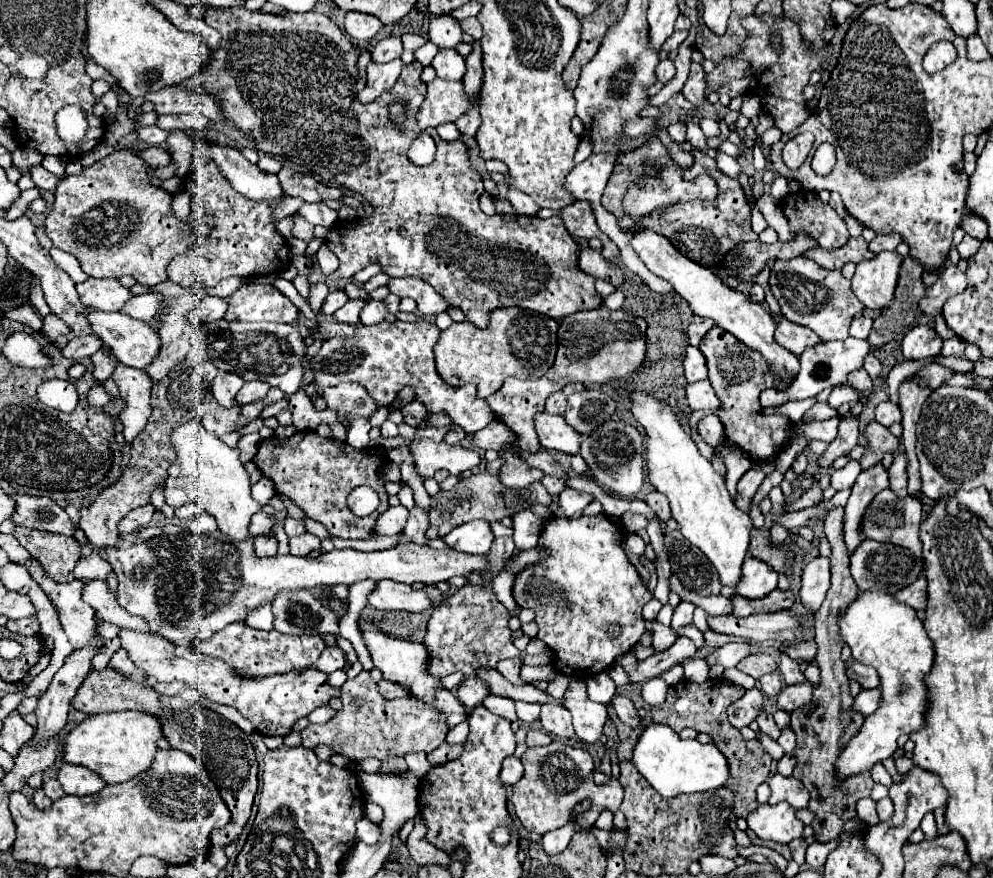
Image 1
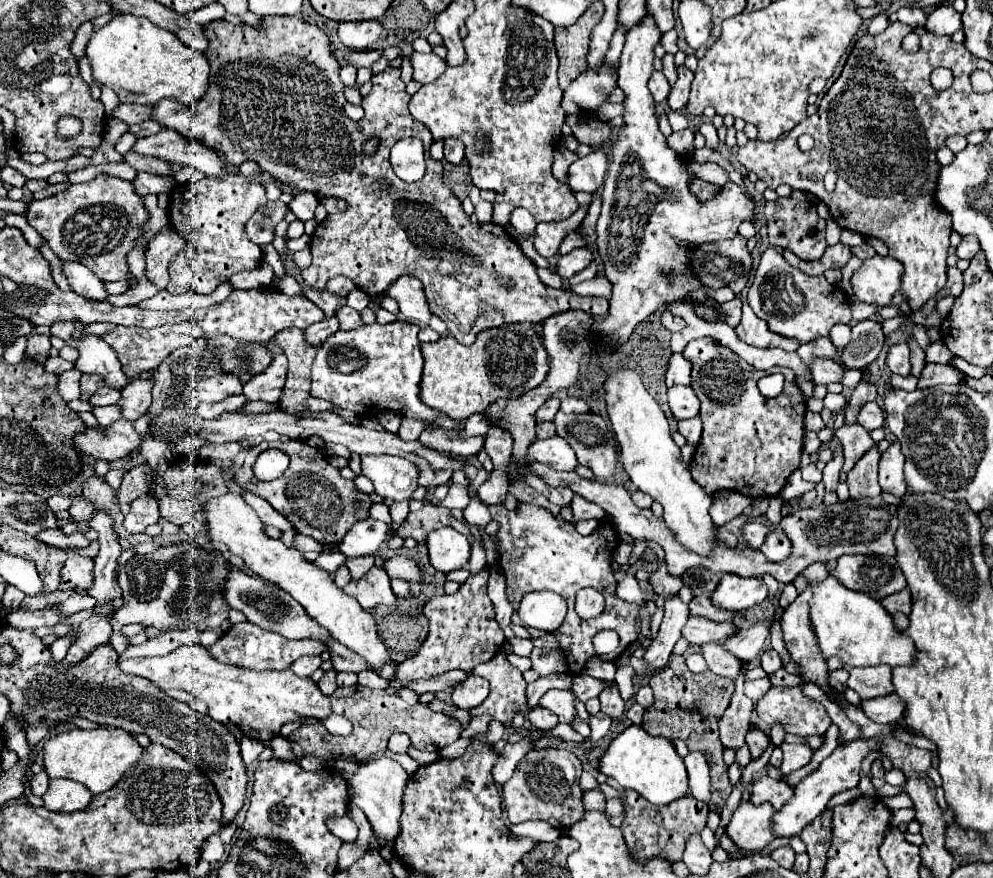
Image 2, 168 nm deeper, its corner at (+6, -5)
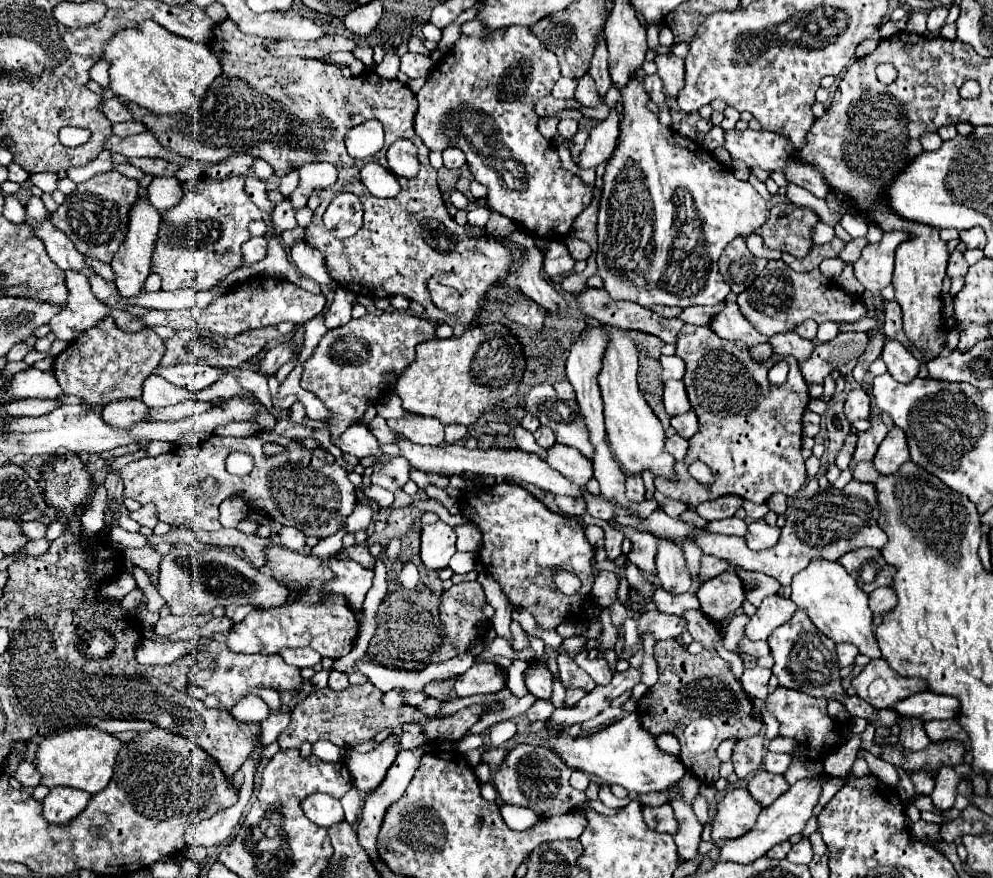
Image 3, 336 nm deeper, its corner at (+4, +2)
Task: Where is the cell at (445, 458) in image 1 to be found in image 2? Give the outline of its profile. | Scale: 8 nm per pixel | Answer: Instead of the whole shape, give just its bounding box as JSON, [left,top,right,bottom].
[361,456,419,500]

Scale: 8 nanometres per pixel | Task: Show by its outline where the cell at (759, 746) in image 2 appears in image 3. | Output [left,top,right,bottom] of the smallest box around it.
[731,735,765,779]

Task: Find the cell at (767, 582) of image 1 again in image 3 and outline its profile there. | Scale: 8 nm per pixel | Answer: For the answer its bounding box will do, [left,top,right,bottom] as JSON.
[697,571,745,621]

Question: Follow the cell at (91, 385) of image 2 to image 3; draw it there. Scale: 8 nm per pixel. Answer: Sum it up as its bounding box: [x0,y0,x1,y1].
[53,317,165,403]

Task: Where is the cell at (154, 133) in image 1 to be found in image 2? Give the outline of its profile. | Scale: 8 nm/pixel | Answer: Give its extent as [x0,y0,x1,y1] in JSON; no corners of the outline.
[131,130,227,176]

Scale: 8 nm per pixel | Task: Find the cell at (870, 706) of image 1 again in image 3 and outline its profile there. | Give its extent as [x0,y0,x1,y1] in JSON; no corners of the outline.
[893,691,957,721]

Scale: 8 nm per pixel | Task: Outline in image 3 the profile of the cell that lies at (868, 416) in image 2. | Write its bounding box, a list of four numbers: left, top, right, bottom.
[845,389,871,423]

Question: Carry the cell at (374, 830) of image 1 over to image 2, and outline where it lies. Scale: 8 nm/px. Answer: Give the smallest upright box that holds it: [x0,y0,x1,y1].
[327,816,357,842]

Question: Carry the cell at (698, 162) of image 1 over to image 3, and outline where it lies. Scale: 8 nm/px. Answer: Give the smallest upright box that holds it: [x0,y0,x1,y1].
[719,237,767,295]

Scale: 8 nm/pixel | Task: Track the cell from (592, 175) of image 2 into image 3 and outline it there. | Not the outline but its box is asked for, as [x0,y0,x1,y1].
[579,85,621,169]

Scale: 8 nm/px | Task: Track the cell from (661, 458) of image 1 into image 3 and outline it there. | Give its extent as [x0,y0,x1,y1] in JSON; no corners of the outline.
[599,327,677,481]

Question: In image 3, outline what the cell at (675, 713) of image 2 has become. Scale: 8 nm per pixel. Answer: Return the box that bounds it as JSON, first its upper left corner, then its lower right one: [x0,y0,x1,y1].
[637,639,761,785]

